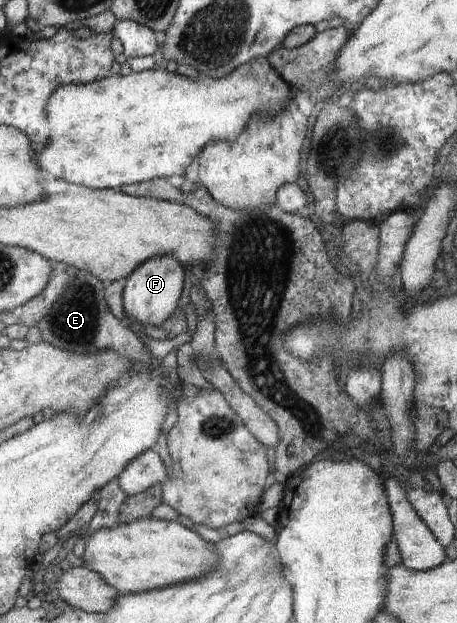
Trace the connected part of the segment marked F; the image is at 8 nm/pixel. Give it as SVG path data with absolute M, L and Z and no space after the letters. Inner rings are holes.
M156 255L140 263L124 282L122 303L128 319L140 325L151 324L158 328L168 320L178 308L178 301L184 291L186 271L172 255Z

